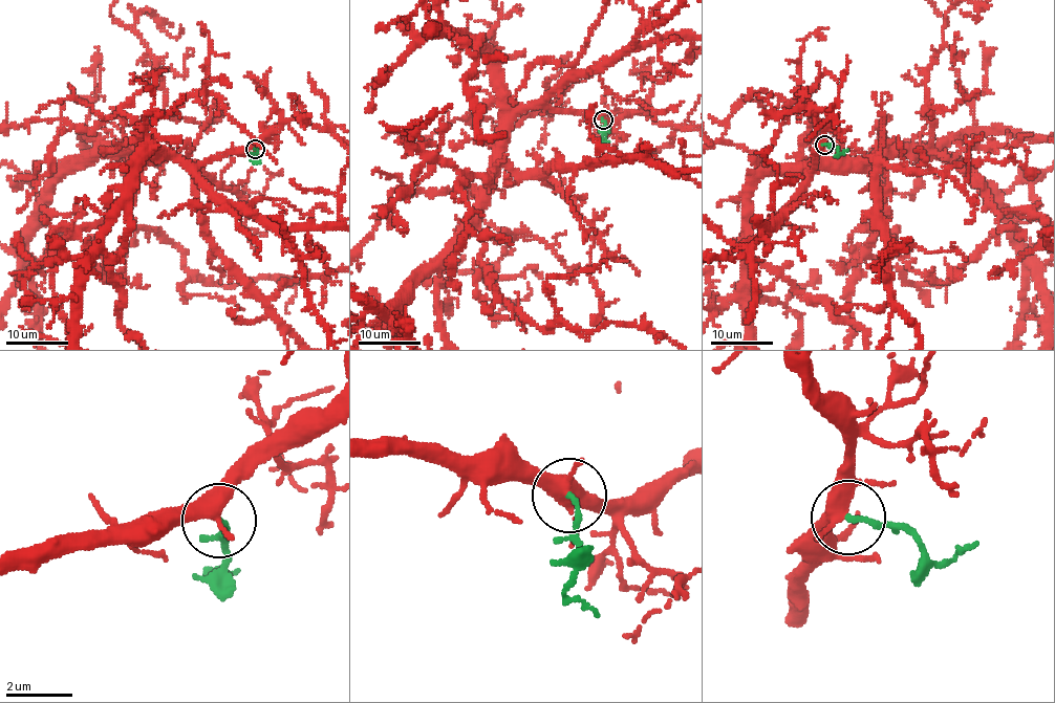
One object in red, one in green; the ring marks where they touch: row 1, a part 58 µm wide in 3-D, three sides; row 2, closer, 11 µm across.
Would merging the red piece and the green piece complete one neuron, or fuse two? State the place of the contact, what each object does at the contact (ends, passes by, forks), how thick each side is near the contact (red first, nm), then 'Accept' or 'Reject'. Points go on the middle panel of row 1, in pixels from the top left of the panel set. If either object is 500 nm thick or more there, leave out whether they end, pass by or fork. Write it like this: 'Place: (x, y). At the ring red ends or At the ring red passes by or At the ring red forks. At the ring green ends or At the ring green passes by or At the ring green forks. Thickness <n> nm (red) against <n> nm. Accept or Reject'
Place: (603, 119). At the ring red forks. At the ring green ends. Thickness 360 nm (red) against 150 nm. Accept

